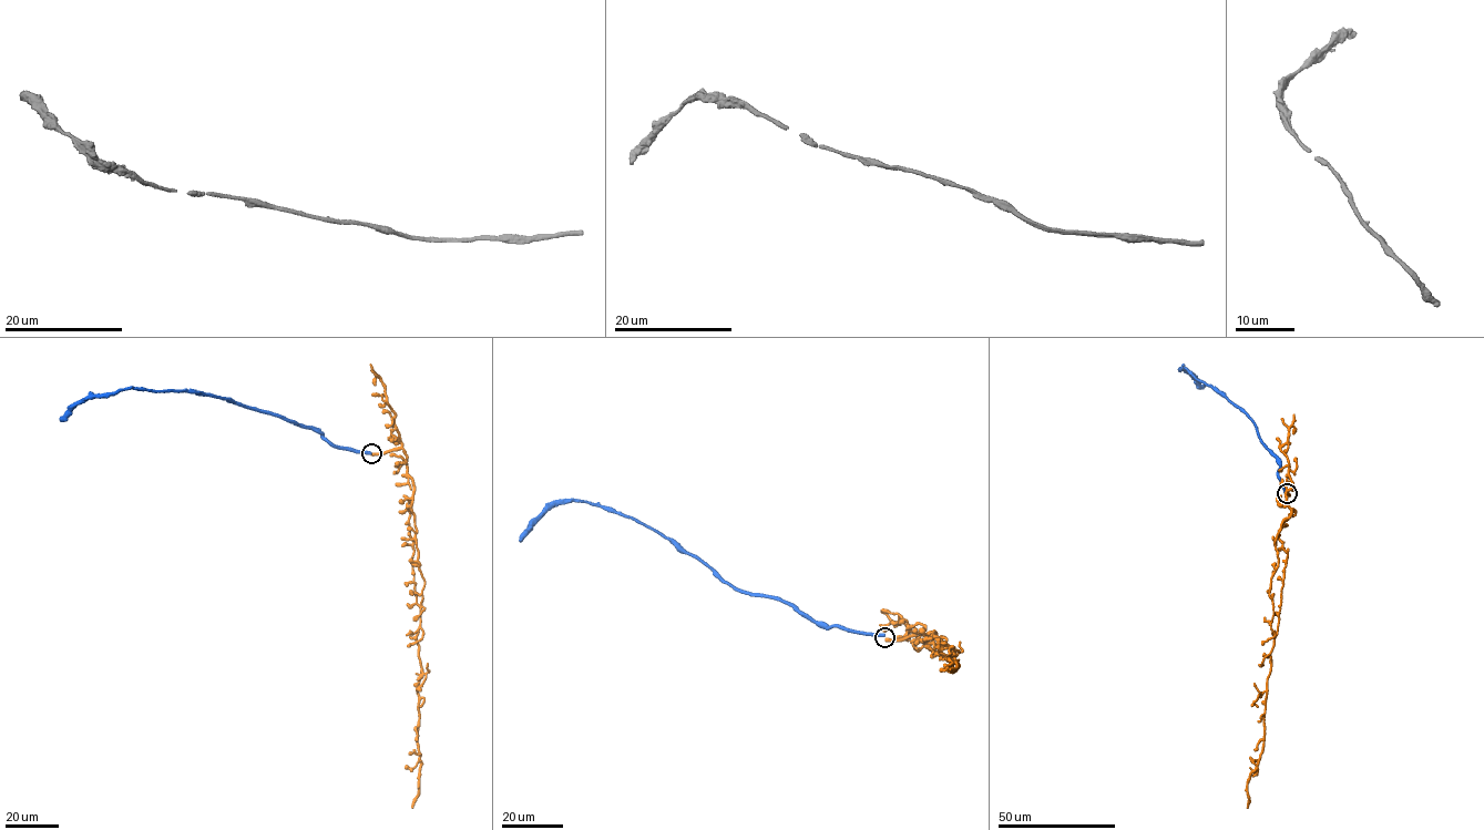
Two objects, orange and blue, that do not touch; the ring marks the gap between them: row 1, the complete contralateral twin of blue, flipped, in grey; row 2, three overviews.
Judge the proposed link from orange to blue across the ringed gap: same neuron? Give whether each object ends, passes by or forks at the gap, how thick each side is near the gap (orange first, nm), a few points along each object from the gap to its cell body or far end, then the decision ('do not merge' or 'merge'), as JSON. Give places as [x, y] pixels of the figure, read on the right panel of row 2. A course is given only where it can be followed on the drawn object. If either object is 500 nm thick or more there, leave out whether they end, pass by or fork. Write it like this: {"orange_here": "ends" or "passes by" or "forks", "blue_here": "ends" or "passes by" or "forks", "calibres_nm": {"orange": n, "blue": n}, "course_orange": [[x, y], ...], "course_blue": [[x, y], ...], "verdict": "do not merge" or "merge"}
{"calibres_nm": {"orange": 600, "blue": 550}, "course_orange": [[1287, 493], [1291, 514], [1275, 541], [1278, 564], [1269, 593], [1275, 638], [1262, 752], [1247, 784], [1247, 808]], "course_blue": [[1286, 492], [1279, 479], [1279, 462], [1247, 414], [1180, 367], [1205, 387]], "verdict": "do not merge"}

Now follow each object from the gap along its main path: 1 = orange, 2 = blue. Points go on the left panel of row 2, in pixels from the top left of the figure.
1: (371, 453), (401, 448), (413, 485), (411, 511), (425, 583), (417, 636), (421, 765), (412, 808)
2: (370, 453), (335, 447), (317, 432), (290, 420), (219, 397), (188, 391), (134, 388), (89, 396), (60, 418)

